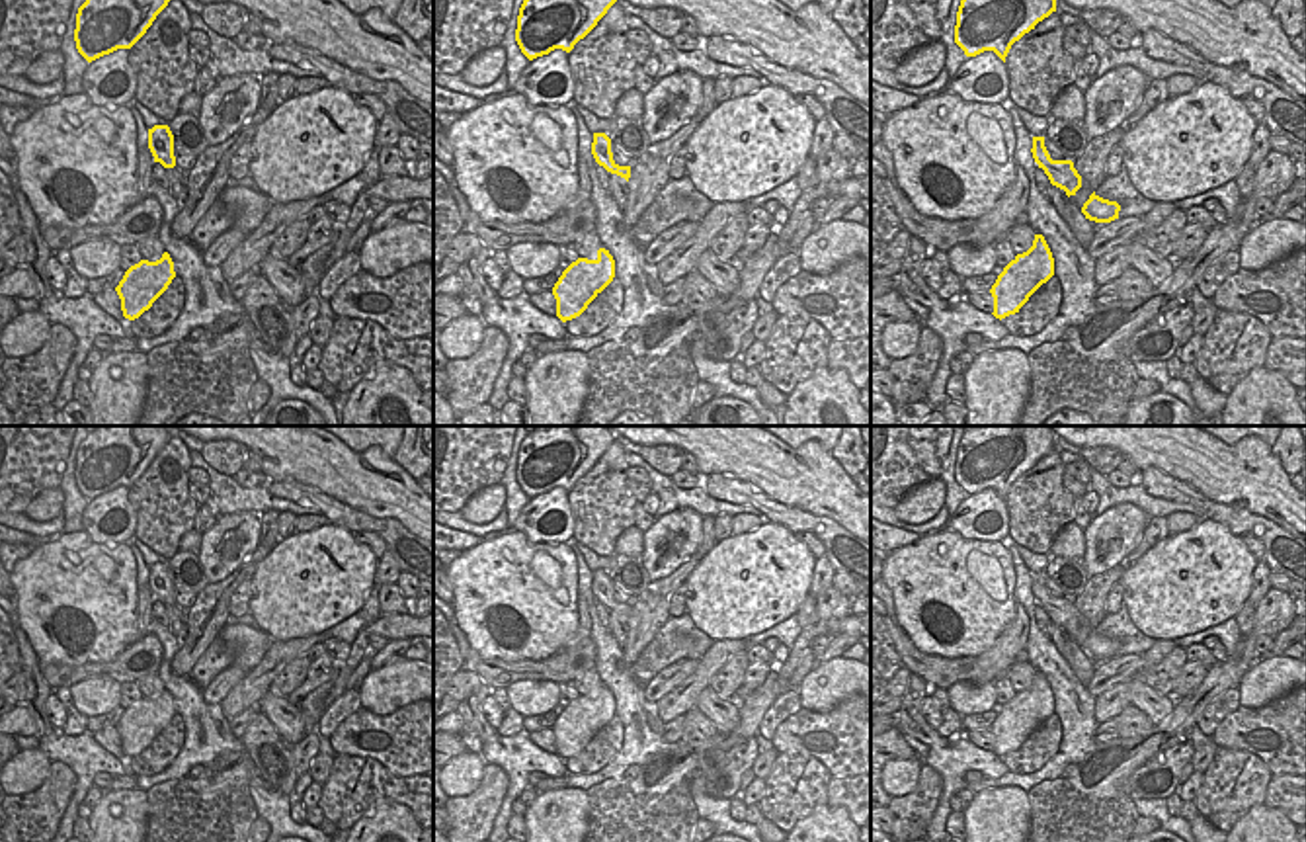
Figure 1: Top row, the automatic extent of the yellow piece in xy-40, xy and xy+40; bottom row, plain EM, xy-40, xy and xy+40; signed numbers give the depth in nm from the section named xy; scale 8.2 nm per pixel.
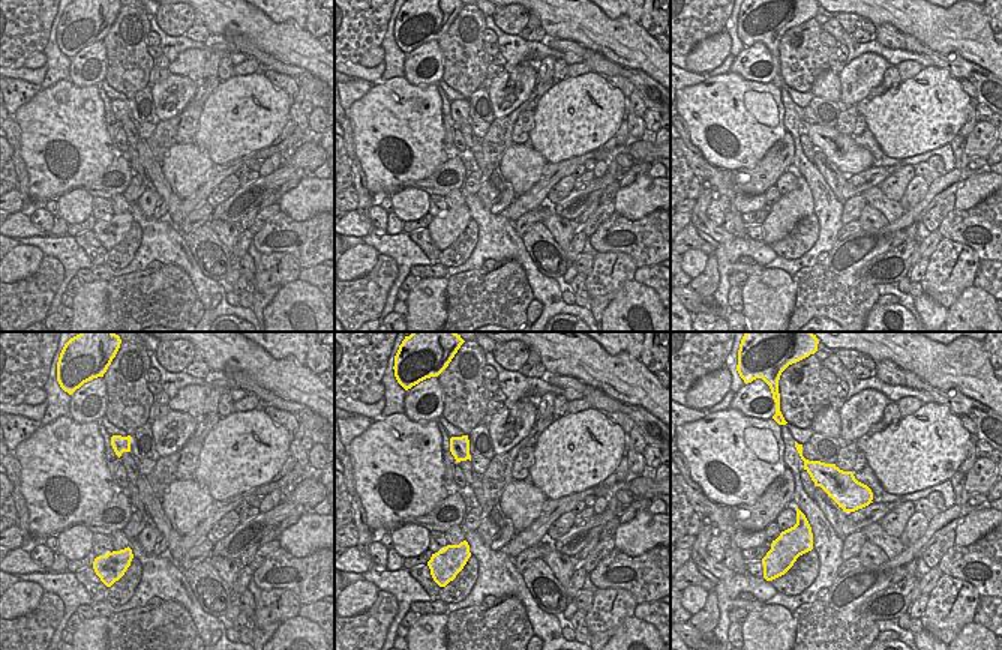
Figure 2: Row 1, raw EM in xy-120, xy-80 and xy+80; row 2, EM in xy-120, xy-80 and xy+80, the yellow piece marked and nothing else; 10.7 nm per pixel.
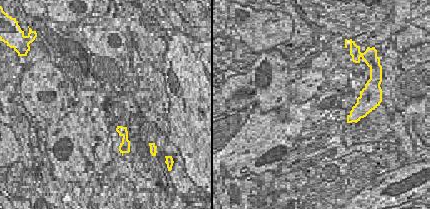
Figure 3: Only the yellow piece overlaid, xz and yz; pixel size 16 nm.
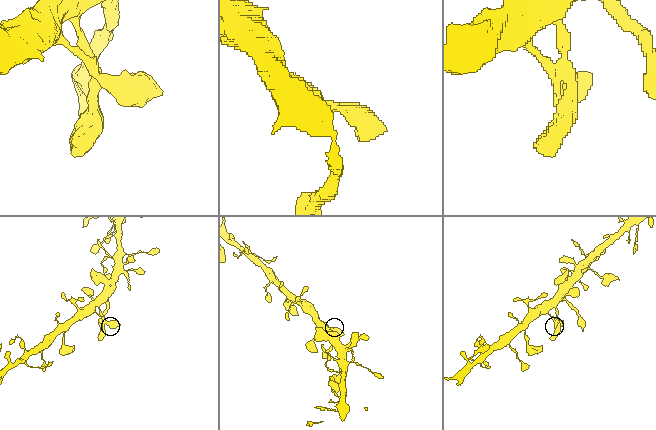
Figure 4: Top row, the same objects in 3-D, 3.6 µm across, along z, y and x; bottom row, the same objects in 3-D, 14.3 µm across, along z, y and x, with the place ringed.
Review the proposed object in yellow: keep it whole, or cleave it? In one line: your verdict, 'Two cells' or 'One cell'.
One cell

